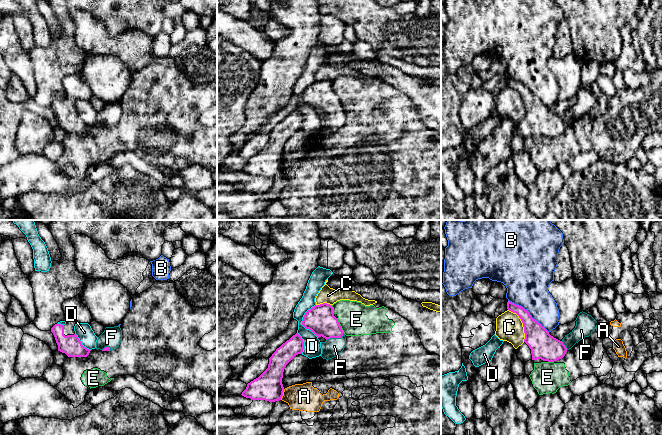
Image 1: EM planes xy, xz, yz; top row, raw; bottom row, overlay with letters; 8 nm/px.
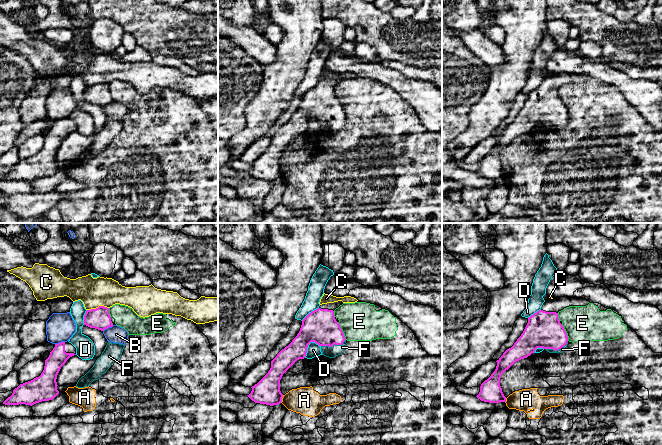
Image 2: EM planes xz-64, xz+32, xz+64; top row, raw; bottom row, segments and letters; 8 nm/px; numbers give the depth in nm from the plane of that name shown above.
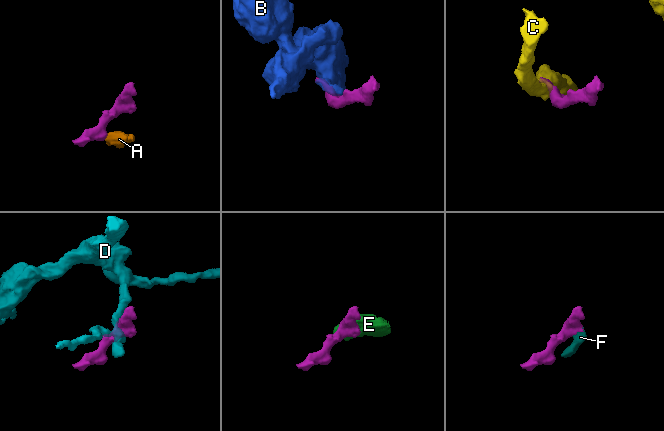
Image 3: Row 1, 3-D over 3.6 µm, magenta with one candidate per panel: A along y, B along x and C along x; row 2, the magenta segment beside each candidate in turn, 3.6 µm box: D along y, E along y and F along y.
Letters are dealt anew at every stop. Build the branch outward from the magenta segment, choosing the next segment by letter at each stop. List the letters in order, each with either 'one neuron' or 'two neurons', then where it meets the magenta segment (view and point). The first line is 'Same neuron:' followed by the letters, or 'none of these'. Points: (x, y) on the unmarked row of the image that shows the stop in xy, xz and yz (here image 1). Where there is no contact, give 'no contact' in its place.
Same neuron: F
A: two neurons | xz (282, 170)
B: two neurons | yz (528, 89)
C: two neurons | yz (523, 100)
D: two neurons | xz (302, 98)
E: two neurons | xz (339, 101)
F: one neuron | xz (335, 113)

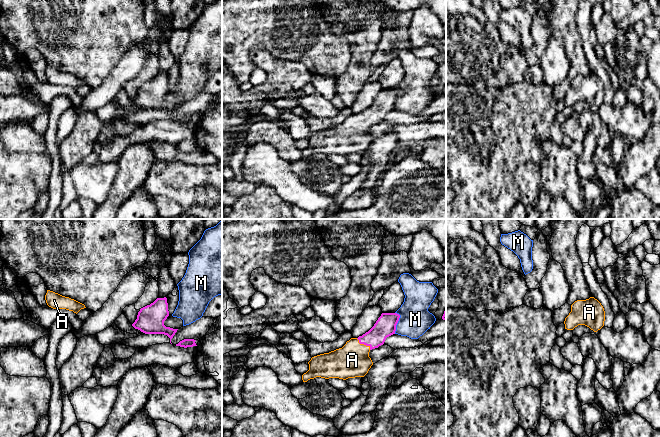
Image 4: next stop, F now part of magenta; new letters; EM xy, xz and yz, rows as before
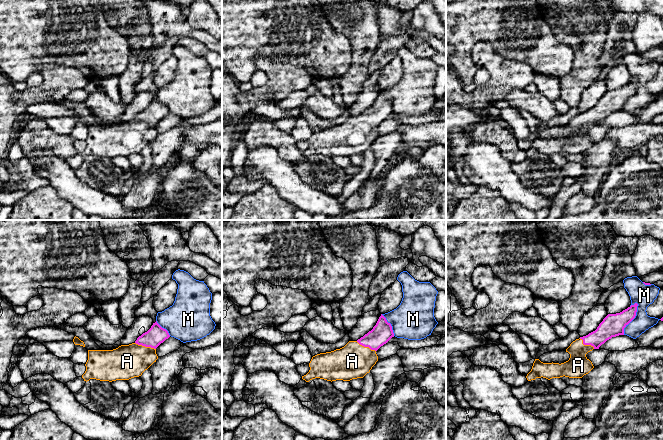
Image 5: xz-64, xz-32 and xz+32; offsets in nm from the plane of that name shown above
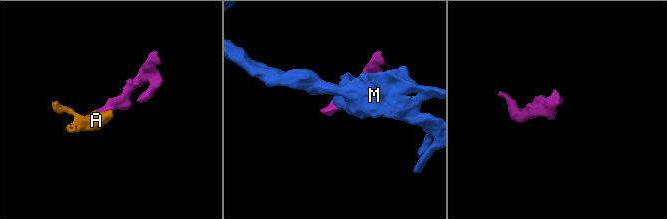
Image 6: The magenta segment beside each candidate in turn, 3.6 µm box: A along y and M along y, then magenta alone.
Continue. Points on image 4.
Same neuron: A
A: one neuron | xz (363, 119)
M: two neurons | xz (397, 98)

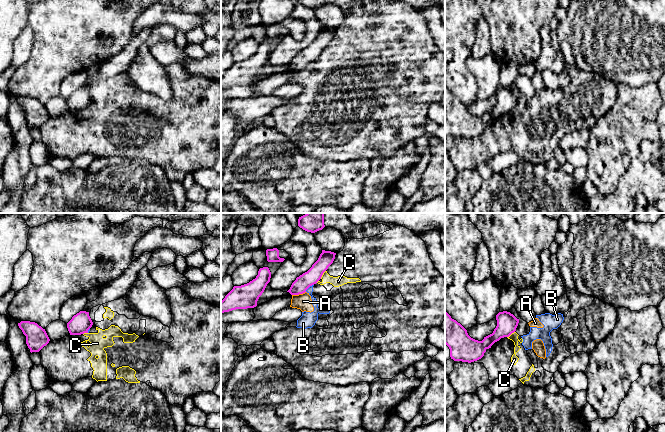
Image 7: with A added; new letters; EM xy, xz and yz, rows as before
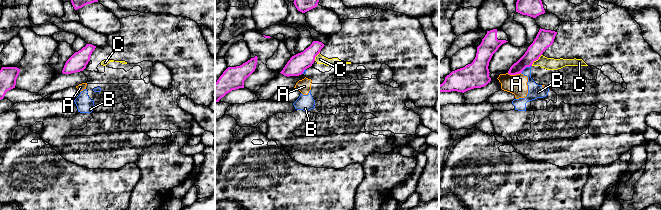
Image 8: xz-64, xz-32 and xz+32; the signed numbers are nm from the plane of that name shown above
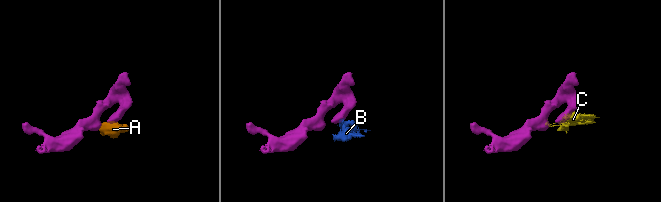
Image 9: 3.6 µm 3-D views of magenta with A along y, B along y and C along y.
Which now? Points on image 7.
Same neuron: none of these
A: two neurons | xz (298, 70)
B: two neurons | xz (309, 62)
C: two neurons | xz (322, 50)

